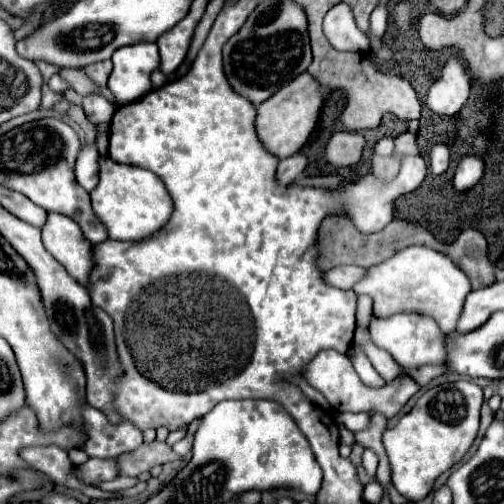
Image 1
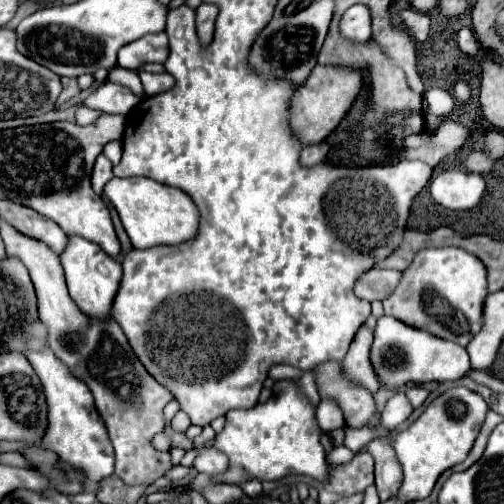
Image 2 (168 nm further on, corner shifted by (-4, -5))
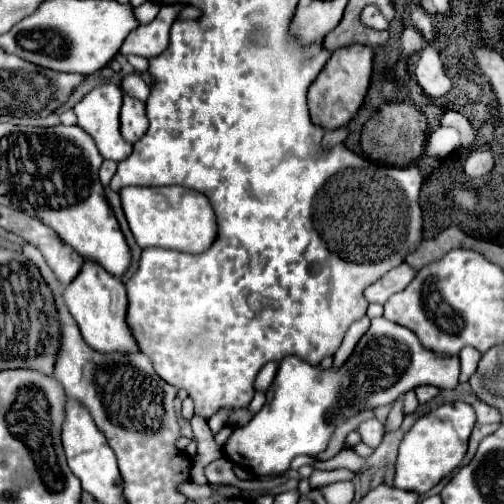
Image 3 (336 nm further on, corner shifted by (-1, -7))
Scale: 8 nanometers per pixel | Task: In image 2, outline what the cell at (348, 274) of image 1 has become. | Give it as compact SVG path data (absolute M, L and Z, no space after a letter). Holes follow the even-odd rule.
M374 268L366 272L362 278L358 278L354 286L354 294L362 300L374 302L374 300L386 300L394 288L400 282L400 272L398 270L382 270Z

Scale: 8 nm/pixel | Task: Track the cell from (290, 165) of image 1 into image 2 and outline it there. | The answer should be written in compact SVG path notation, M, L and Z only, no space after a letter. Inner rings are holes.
M326 142L308 144L308 146L304 146L304 150L302 150L300 162L302 162L304 166L316 166L316 164L320 164L320 162L326 158L328 148L330 148L330 146L328 146Z

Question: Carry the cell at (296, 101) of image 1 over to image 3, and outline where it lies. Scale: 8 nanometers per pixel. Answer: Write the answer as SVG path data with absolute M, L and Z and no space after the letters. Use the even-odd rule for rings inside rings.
M351 46L333 52L307 92L311 122L325 130L337 130L345 126L357 114L367 94L369 80L371 80L371 66L373 66L373 48Z

